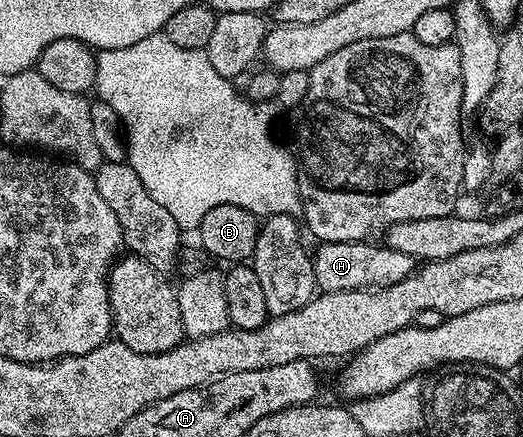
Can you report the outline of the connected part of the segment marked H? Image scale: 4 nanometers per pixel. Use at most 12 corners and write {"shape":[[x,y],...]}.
{"shape":[[326,241],[312,254],[322,293],[403,283],[412,257],[384,243]]}

